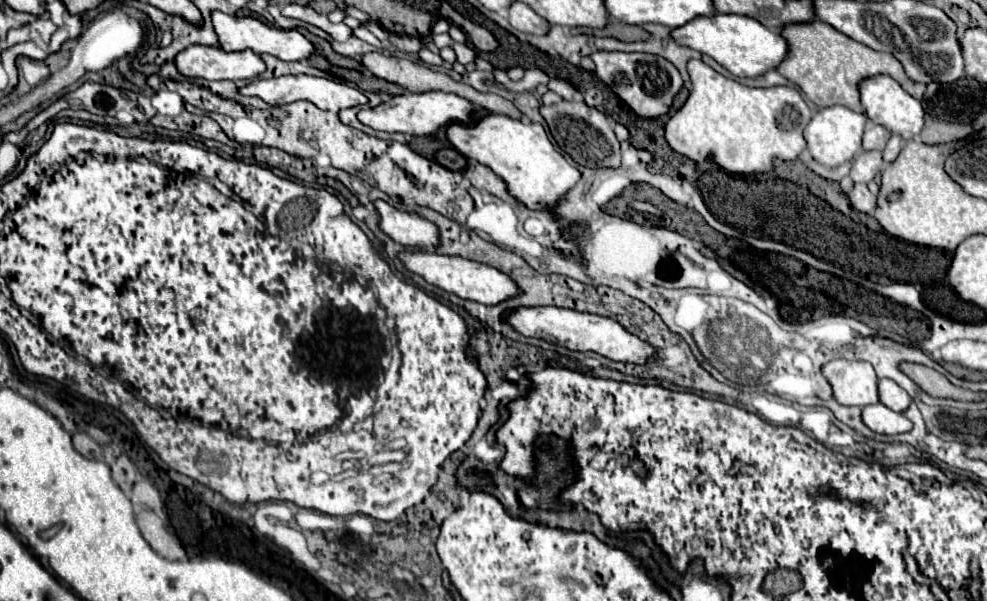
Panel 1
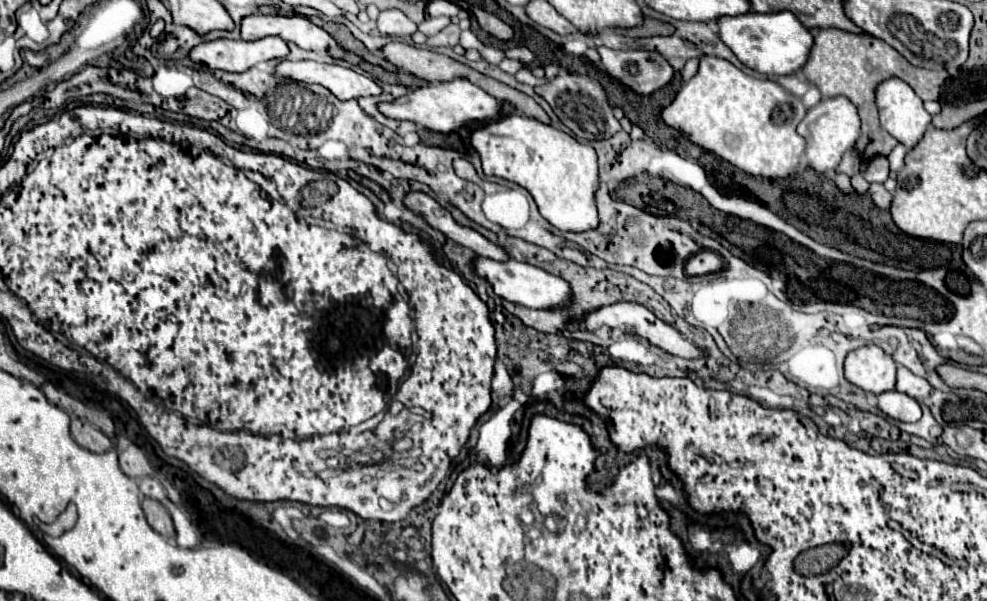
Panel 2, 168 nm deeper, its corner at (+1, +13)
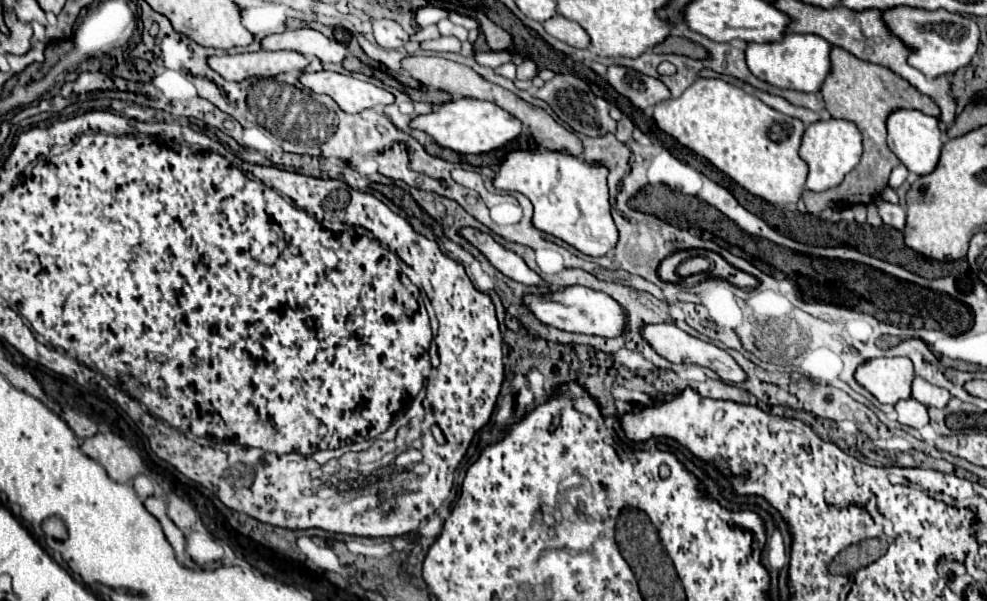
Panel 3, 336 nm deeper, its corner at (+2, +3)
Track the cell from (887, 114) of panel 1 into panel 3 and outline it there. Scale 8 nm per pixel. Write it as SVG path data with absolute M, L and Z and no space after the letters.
M893 109L887 117L887 145L899 157L899 161L913 173L931 173L939 161L939 151L943 147L943 137L937 127L937 119L923 115L915 109Z

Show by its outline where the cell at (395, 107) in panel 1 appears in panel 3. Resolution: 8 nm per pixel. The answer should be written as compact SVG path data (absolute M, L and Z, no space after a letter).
M471 97L451 99L447 103L441 103L431 113L417 115L409 125L411 129L425 131L441 147L453 149L457 153L475 153L475 155L513 145L523 133L521 121L515 119L511 113L503 111L491 101L479 101Z

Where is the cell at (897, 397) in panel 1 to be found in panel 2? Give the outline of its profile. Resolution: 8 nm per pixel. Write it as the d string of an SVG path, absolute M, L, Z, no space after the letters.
M904 365L898 367L898 383L896 383L896 389L918 399L920 403L932 393L932 385L924 379L924 377L918 377L914 375L910 369L906 369Z

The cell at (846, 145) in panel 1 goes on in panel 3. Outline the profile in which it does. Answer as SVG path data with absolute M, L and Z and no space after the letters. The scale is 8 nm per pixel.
M843 119L811 123L803 133L799 155L809 165L809 175L807 175L807 183L805 183L807 189L809 191L827 191L831 187L837 187L843 181L843 177L859 163L861 133L855 123L843 121Z

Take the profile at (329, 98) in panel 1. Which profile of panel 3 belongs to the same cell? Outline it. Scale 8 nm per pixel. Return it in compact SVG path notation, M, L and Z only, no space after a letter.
M333 71L301 73L299 81L313 93L329 95L345 113L359 113L369 107L393 103L393 95L389 91Z

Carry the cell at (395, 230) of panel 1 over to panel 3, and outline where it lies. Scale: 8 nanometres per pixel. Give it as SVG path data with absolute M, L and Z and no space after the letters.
M463 227L463 229L459 229L459 237L467 239L473 247L477 247L489 259L489 263L495 269L499 269L503 275L507 275L509 279L523 283L523 285L539 285L541 283L539 275L535 271L531 271L519 255L515 255L513 251L495 243L489 233L483 233L483 231L471 229L471 227Z

